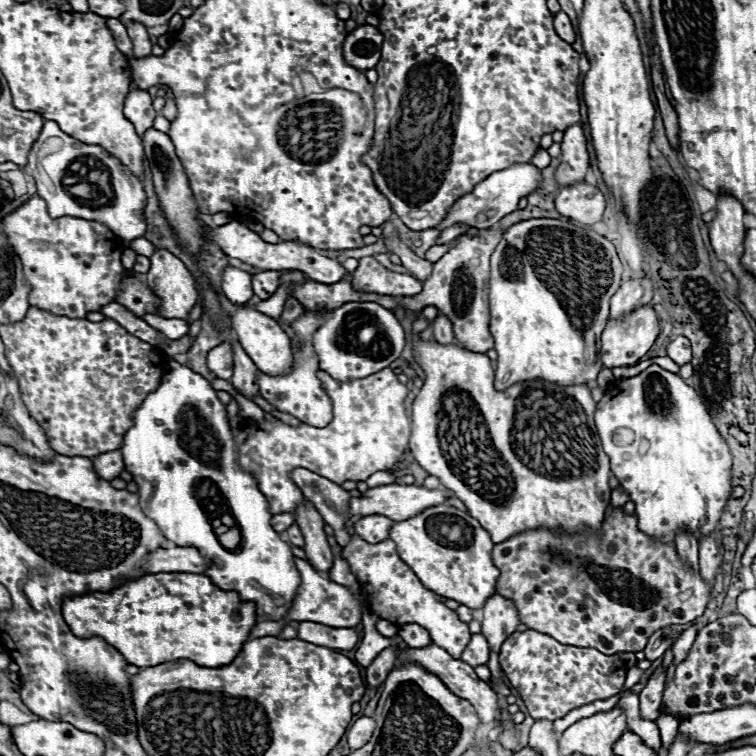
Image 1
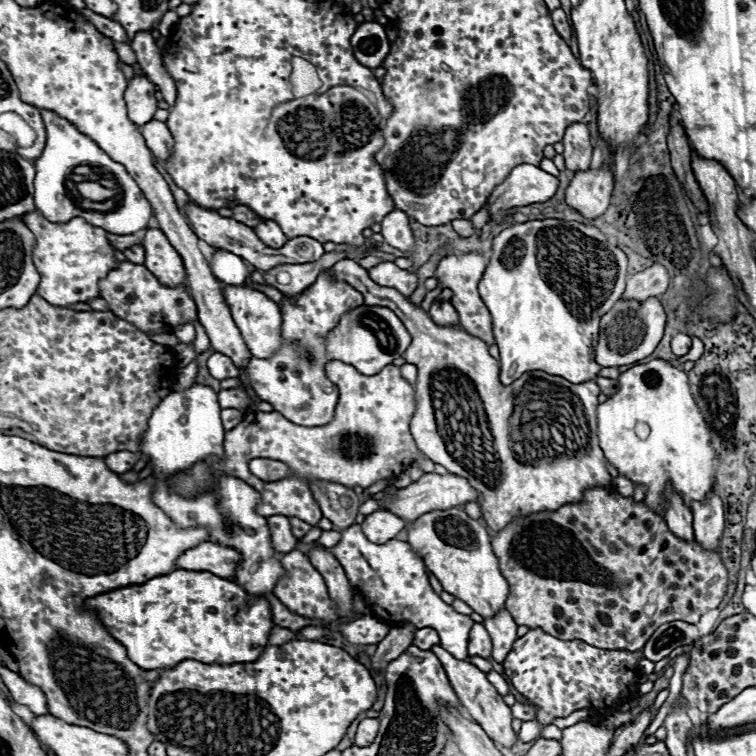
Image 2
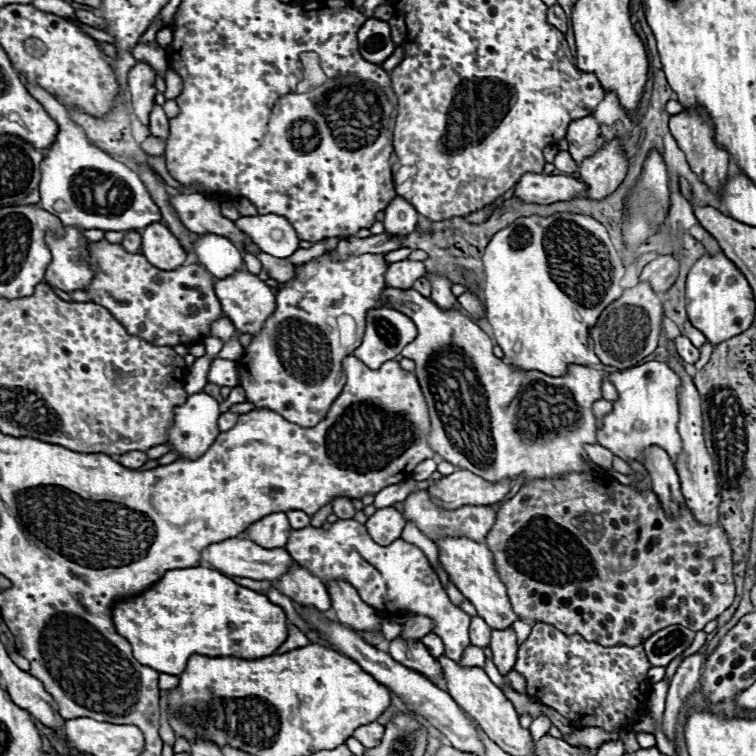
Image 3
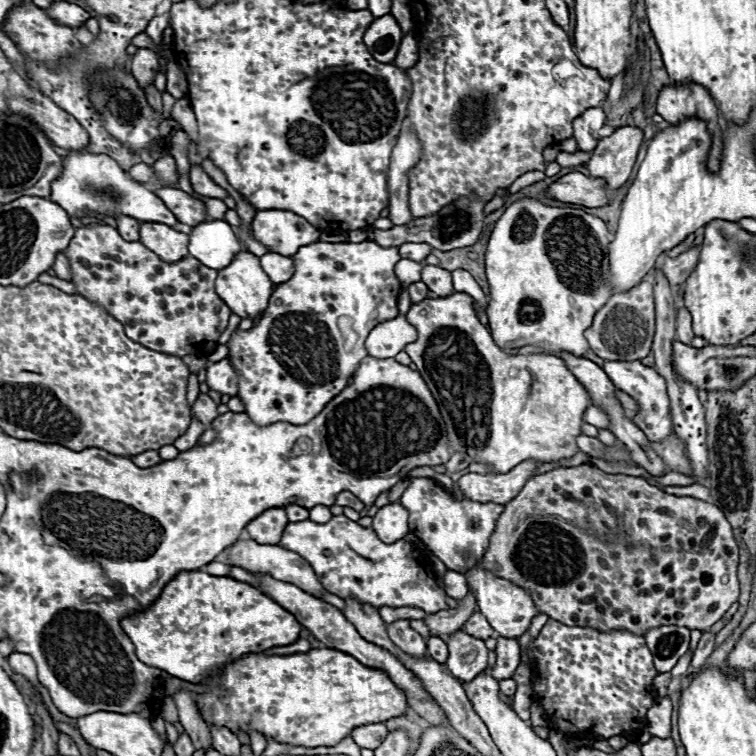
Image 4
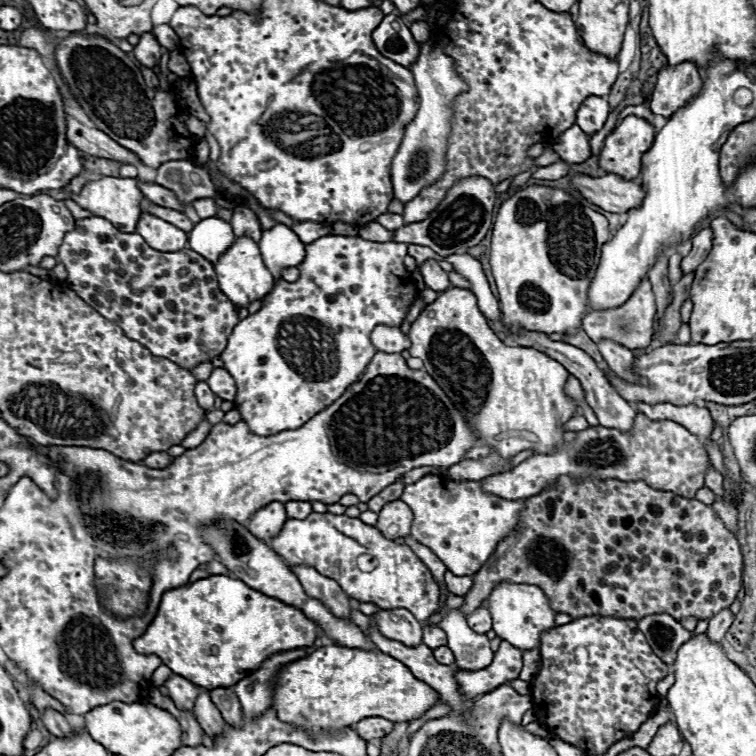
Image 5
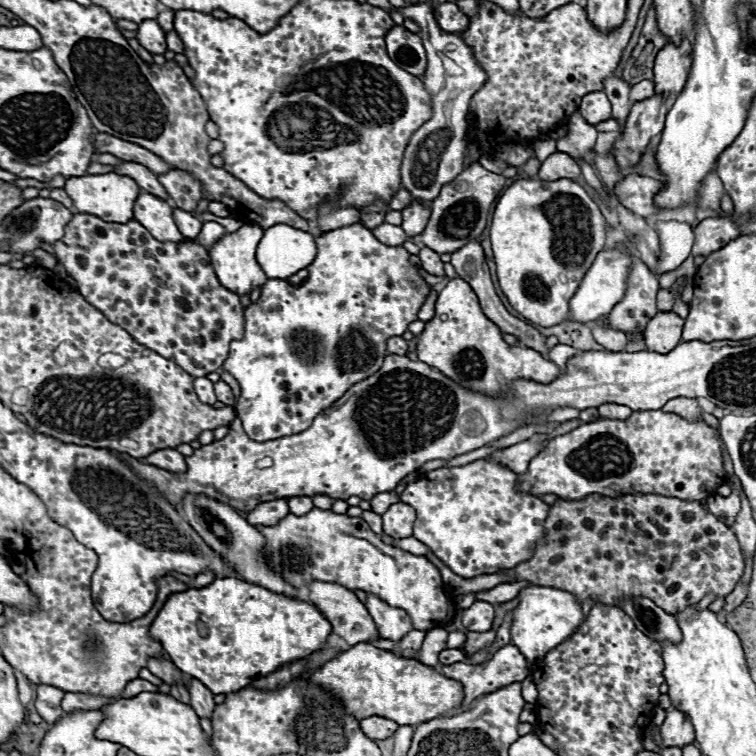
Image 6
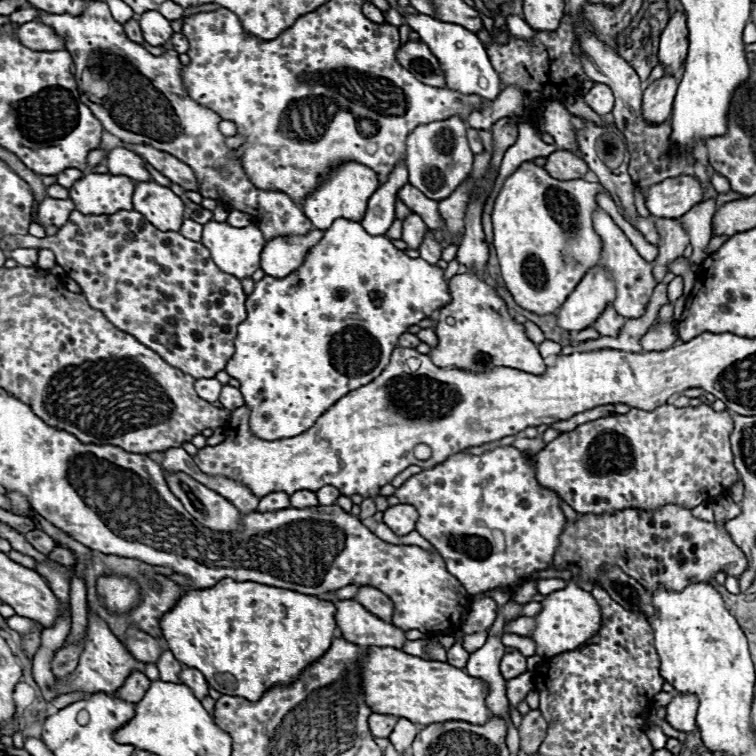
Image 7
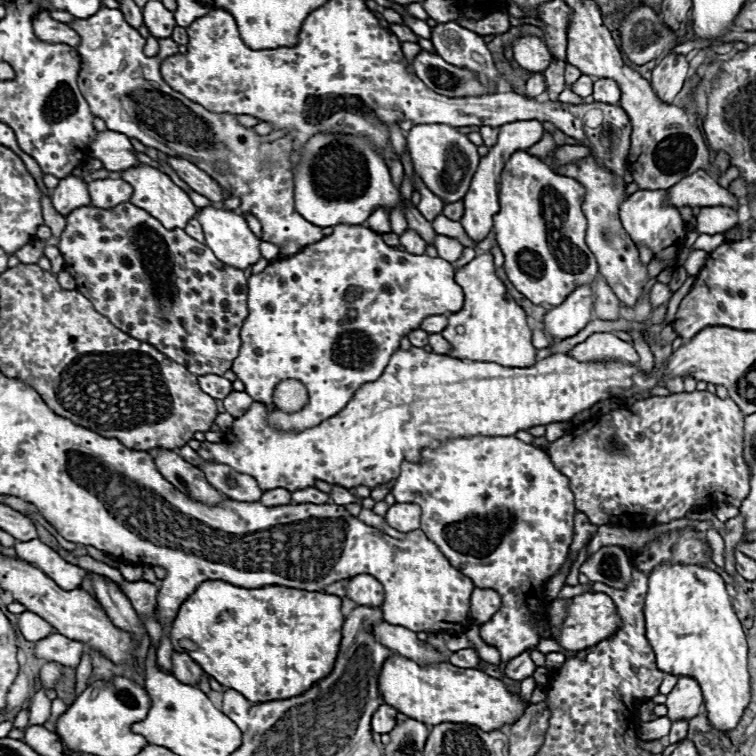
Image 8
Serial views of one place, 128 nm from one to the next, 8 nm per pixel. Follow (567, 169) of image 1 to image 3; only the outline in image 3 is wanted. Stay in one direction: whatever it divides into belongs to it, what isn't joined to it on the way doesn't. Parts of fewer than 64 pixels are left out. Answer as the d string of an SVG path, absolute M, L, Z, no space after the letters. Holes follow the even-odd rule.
M594 114L584 116L580 120L572 120L568 126L566 140L570 142L568 152L576 162L592 156L596 152L596 138L600 136L600 124L596 122Z

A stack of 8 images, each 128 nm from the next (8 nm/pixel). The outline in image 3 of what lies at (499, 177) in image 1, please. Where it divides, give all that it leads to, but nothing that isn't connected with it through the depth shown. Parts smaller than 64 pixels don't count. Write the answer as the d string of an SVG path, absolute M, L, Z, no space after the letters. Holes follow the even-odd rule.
M524 174L518 184L514 196L522 198L524 202L536 202L536 204L554 204L562 200L572 198L584 198L586 196L586 184L578 178L572 178L568 174L558 176L544 176L544 174Z

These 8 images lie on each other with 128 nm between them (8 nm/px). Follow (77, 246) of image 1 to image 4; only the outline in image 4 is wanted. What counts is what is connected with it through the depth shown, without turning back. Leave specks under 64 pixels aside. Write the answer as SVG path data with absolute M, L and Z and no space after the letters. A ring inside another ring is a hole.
M60 252L58 256L56 256L56 262L54 262L54 274L58 276L58 278L62 278L62 280L70 280L70 266L68 266L68 260L66 260L66 256Z

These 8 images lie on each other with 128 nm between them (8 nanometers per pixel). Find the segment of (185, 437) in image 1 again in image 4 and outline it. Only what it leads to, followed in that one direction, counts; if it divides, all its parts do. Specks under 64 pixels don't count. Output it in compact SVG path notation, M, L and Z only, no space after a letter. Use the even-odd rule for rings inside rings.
M200 394L192 406L192 414L202 420L206 426L210 426L210 422L218 416L216 412L216 404L212 402L212 398L208 394Z

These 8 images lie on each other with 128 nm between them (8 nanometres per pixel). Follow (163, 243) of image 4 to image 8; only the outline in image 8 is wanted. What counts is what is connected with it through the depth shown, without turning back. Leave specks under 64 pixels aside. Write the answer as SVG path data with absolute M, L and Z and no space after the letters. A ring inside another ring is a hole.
M138 164L134 168L128 168L128 170L120 172L120 178L128 180L128 184L132 184L132 188L134 188L134 194L132 194L130 202L136 204L138 208L146 210L156 220L160 220L164 224L164 228L184 228L184 224L188 224L188 220L192 220L198 212L198 208L192 204L190 196L182 188L178 188L158 168L152 168L148 164Z

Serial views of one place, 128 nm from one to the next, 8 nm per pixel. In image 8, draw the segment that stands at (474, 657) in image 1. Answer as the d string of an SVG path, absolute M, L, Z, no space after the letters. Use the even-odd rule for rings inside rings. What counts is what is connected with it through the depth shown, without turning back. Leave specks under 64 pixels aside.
M474 588L472 600L470 600L470 614L474 624L484 624L492 618L500 608L500 596L498 592L492 592L492 588Z

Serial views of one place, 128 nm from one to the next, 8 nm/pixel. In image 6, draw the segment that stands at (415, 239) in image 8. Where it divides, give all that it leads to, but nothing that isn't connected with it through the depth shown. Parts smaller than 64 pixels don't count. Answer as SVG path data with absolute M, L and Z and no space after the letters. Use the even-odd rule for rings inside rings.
M414 202L402 210L402 230L408 234L408 238L414 238L420 232L424 232L428 218L430 218L430 208L424 206L422 202Z

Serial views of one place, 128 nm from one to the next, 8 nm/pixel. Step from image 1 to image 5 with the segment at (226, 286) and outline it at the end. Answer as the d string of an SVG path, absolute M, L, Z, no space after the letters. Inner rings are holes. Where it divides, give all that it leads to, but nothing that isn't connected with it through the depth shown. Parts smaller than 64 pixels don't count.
M222 218L200 220L188 238L190 248L210 262L216 262L232 240L236 240L236 236L232 234L230 224Z

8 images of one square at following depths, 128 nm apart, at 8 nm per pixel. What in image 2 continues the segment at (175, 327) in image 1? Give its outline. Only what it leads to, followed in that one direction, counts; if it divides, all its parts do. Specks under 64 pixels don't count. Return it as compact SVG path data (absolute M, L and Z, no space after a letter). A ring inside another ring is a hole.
M192 324L176 326L176 328L174 328L174 334L176 334L176 336L178 336L178 340L180 340L180 342L184 342L184 344L192 344L192 342L194 342L194 338L196 338L196 330L194 330L194 326L192 326Z

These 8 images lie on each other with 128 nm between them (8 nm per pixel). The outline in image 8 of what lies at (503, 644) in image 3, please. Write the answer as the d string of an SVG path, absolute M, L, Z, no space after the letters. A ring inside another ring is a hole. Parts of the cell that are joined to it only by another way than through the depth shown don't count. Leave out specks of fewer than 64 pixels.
M524 652L524 654L512 658L512 660L506 664L504 674L506 674L508 678L520 682L520 680L524 680L524 678L530 678L530 676L534 674L534 670L536 670L536 664L530 660L530 654Z

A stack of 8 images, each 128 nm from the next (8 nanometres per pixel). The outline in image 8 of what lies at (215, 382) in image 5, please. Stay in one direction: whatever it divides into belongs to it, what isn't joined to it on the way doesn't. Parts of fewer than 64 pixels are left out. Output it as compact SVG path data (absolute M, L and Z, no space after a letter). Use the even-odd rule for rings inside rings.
M232 392L230 396L224 398L224 408L228 414L236 416L244 416L244 412L254 404L254 400L246 394L246 392Z

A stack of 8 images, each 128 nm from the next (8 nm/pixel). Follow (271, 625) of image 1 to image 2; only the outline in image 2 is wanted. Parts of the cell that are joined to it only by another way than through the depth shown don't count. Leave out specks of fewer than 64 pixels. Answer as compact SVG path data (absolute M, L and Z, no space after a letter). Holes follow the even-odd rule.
M274 626L272 634L270 634L270 644L286 644L288 640L296 640L296 638L298 638L296 632L282 628L282 626Z

